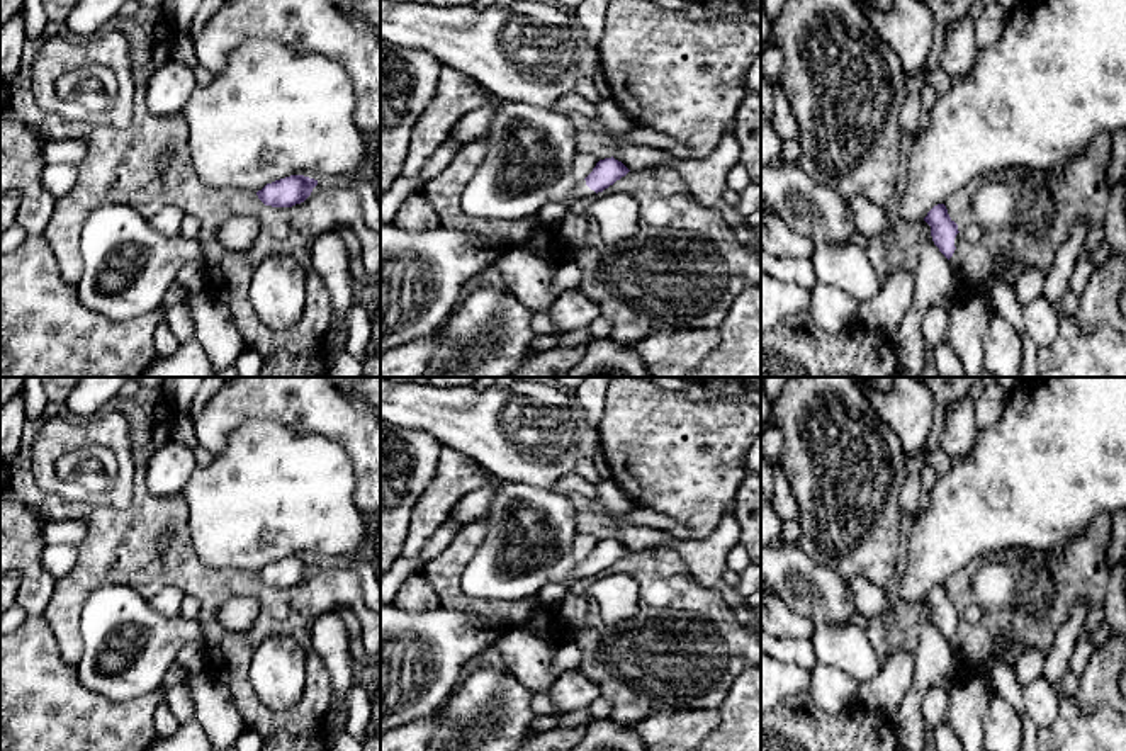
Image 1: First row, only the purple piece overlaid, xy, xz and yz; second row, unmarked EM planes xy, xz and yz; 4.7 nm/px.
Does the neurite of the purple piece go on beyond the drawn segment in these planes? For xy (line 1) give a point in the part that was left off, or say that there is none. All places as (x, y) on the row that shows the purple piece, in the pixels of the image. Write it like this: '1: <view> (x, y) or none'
1: none

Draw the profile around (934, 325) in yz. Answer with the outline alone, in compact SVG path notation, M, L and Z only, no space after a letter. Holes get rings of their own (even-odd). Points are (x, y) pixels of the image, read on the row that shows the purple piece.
M931 306L921 319L921 335L932 348L944 343L951 325L951 311L944 306Z

